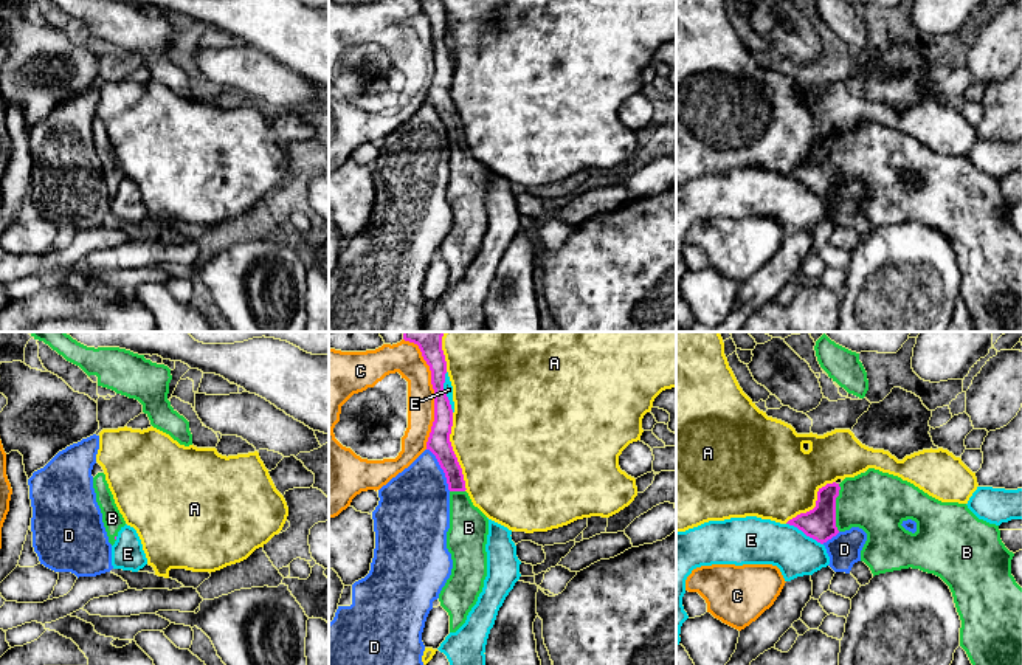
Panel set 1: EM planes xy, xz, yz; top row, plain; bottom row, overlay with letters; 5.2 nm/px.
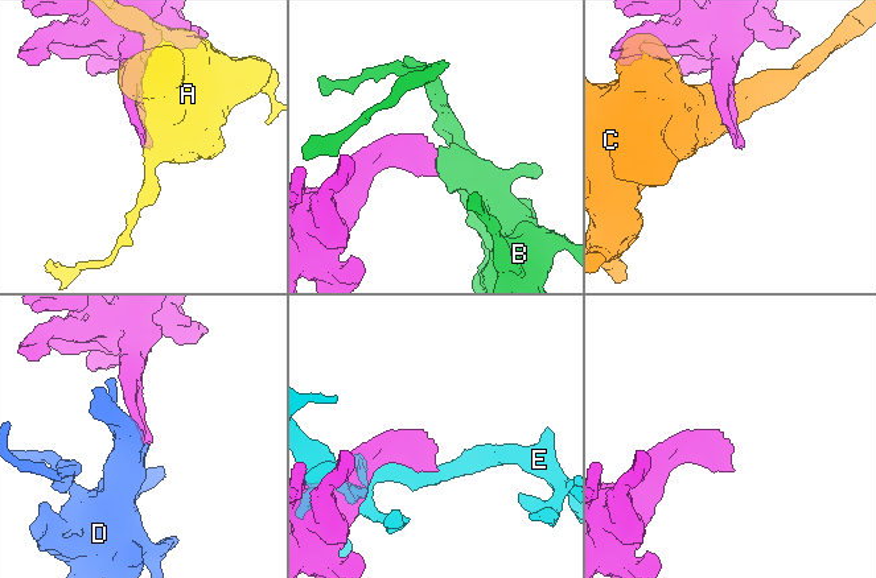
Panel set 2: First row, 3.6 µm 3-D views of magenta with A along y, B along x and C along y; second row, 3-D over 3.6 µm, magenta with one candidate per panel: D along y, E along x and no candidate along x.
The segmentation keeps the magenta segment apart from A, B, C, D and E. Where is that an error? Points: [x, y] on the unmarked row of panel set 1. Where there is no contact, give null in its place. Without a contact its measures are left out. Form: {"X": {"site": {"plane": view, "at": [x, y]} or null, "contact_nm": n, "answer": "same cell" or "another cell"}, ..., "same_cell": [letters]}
{"A": {"site": {"plane": "xz", "at": [453, 104]}, "contact_nm": 420, "answer": "another cell"}, "B": {"site": {"plane": "yz", "at": [835, 160]}, "contact_nm": 240, "answer": "same cell"}, "C": {"site": {"plane": "xz", "at": [435, 51]}, "contact_nm": 550, "answer": "another cell"}, "D": {"site": {"plane": "xz", "at": [442, 121]}, "contact_nm": 260, "answer": "another cell"}, "E": {"site": {"plane": "xz", "at": [444, 45]}, "contact_nm": 220, "answer": "another cell"}, "same_cell": ["B"]}

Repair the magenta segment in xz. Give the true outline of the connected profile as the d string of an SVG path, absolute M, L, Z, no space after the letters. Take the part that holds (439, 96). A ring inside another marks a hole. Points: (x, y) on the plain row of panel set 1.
M442 0L419 2L430 19L434 42L434 74L426 102L436 109L450 143L447 202L451 206L453 222L439 246L439 254L450 268L450 285L456 285L465 276L484 240L489 172L465 144L462 121L450 95L453 62L444 42L447 26L444 3Z

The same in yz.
M868 121L841 136L819 141L816 160L786 177L823 197L839 184L859 180L867 186L861 203L873 229L901 222L920 222L940 229L951 242L962 273L960 299L966 304L977 332L1022 332L1022 240L1011 228L1014 209L1000 192L999 178L979 172L966 157L941 155L898 129Z

